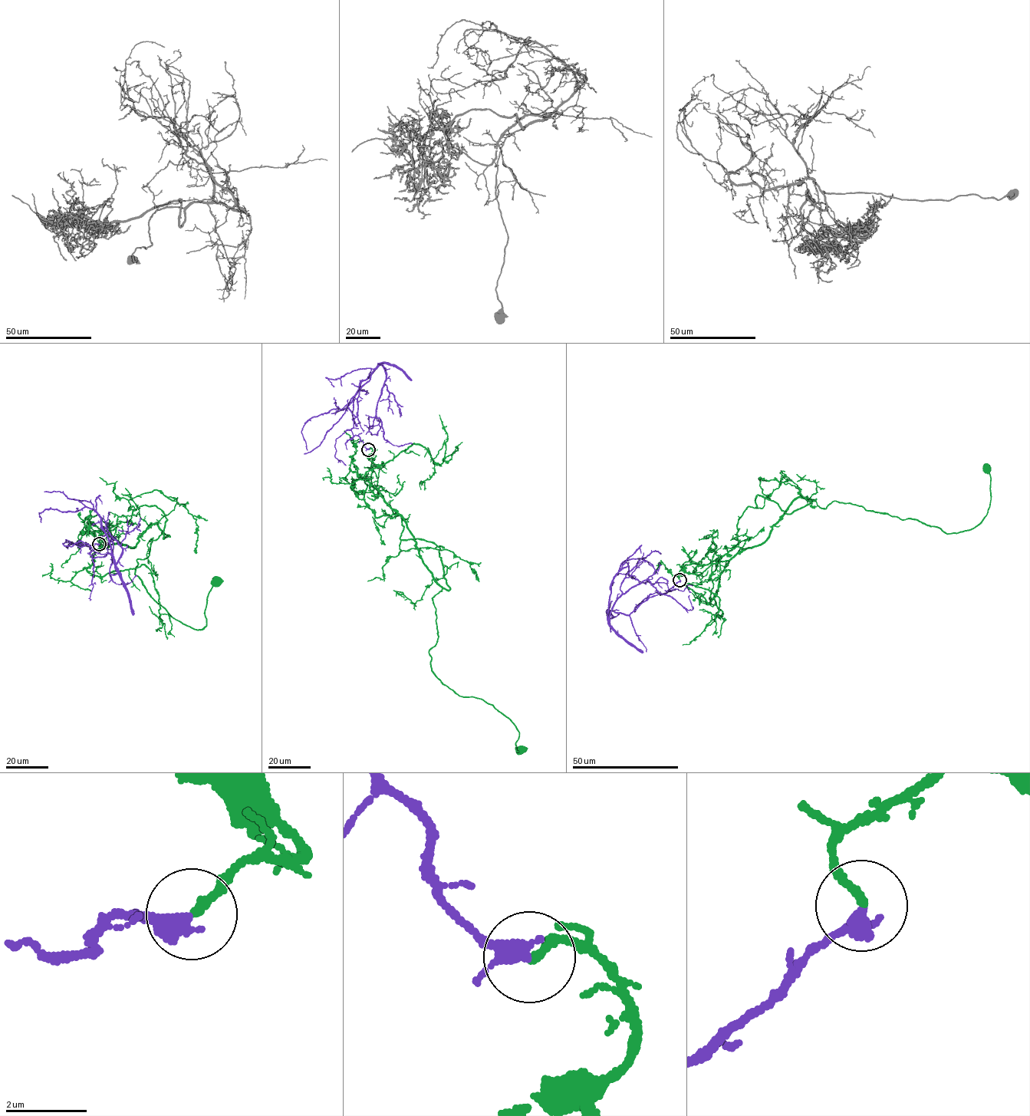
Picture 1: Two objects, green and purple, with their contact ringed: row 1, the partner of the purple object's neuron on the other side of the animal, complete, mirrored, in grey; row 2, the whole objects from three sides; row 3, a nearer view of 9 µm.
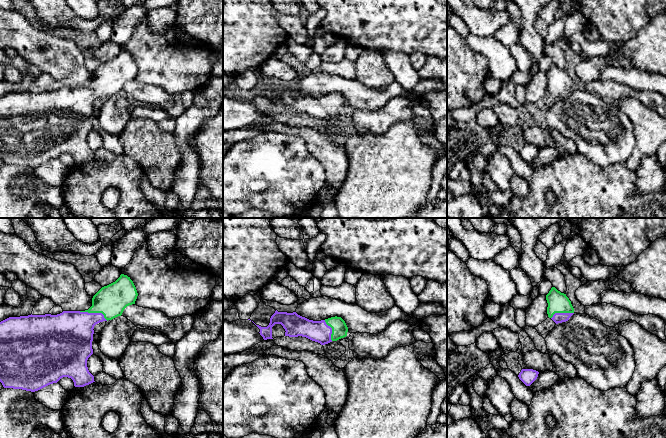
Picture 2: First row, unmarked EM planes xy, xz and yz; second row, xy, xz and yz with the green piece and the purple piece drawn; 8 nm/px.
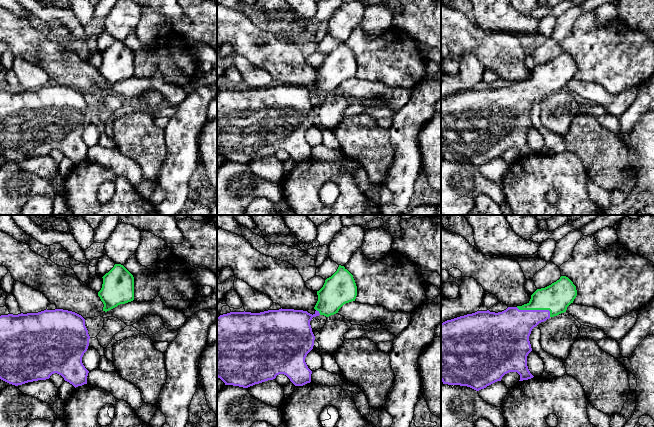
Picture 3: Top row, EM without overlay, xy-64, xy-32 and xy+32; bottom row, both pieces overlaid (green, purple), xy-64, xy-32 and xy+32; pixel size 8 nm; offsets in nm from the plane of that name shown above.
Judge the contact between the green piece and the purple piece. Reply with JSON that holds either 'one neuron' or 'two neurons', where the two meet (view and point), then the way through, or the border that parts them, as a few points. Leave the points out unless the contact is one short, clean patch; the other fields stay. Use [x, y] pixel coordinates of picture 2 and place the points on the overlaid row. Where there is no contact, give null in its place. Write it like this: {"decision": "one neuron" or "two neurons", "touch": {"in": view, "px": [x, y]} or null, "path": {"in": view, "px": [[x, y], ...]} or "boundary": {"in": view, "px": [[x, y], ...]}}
{"decision": "two neurons", "touch": {"in": "xy", "px": [94, 312]}}

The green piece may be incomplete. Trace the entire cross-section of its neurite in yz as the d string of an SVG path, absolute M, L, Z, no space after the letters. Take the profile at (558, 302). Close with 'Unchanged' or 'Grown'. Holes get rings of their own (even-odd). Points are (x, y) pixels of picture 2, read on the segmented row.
M552 287L546 295L548 303L547 314L552 318L555 313L574 313L574 308L566 294L561 293L555 287Z. Unchanged

